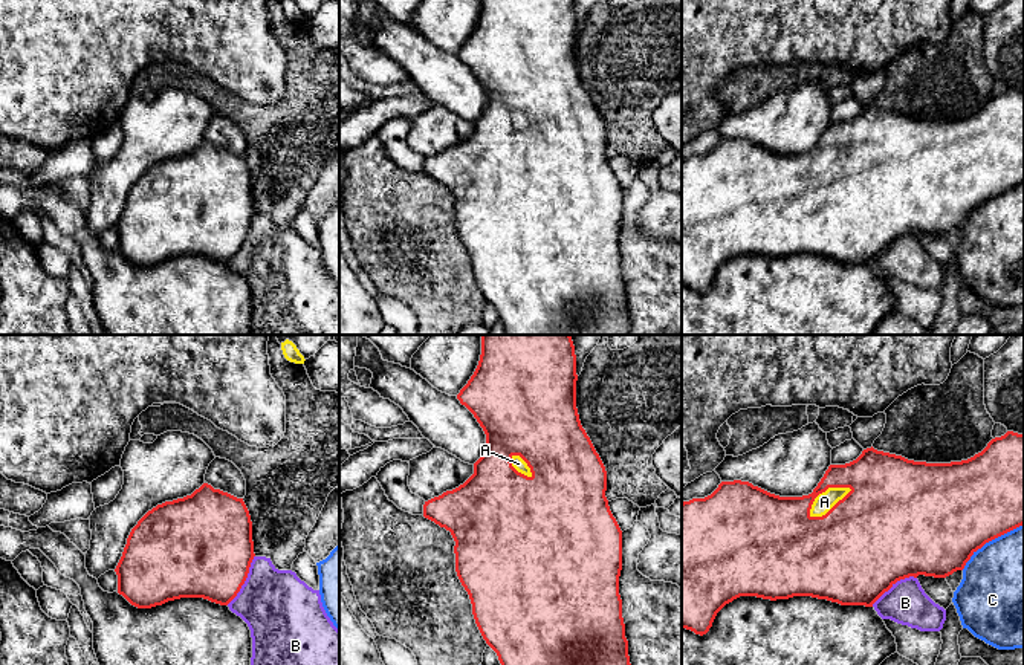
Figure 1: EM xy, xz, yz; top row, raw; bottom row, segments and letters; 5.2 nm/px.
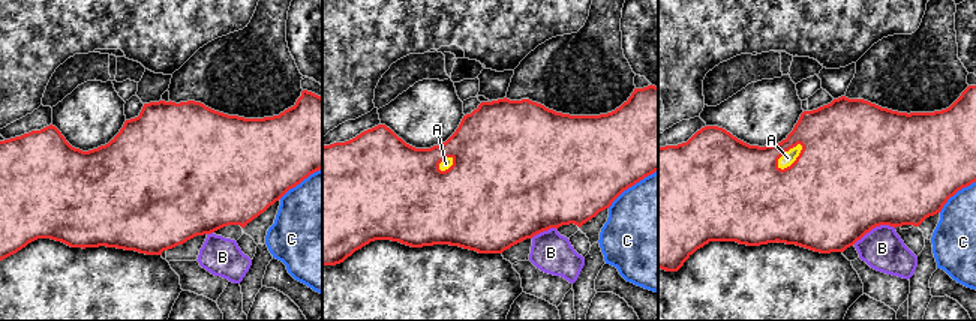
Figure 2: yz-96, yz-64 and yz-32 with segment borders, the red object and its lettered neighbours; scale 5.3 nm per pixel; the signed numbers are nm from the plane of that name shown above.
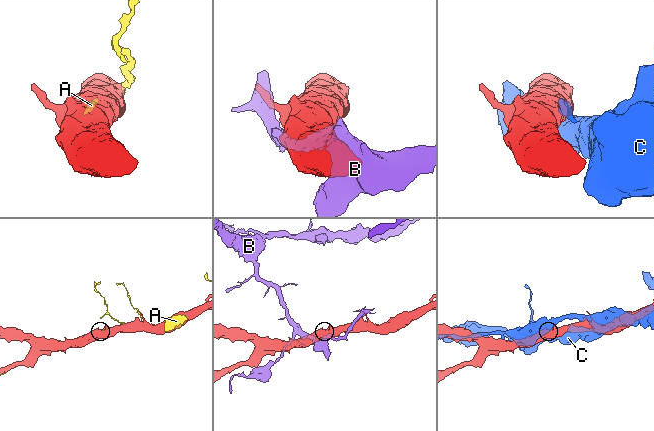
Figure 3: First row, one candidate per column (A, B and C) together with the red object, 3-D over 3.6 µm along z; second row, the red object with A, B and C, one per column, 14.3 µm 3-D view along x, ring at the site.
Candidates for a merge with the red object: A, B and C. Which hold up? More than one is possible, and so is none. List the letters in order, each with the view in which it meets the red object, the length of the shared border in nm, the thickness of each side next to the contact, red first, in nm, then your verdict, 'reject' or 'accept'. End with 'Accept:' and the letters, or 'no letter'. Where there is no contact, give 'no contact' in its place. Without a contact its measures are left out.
A: meets red in yz; contact 280 nm long; 500 nm thick on the red side, 100 nm on the other; accept
B: meets red in xy; contact 300 nm long; 480 nm thick on the red side, 380 nm on the other; reject
C: meets red in yz; contact 400 nm long; 480 nm thick on the red side, 500 nm on the other; reject
Accept: A

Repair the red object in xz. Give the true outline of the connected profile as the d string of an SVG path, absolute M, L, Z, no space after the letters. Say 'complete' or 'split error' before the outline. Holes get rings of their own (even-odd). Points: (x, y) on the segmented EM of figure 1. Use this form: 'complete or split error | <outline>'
split error | M481 335L478 365L457 399L477 419L486 434L486 446L474 463L474 474L459 488L423 504L423 517L451 532L455 546L455 572L469 595L475 624L501 665L631 665L622 618L619 576L622 570L622 530L613 517L607 491L607 471L576 408L576 355L570 335Z

